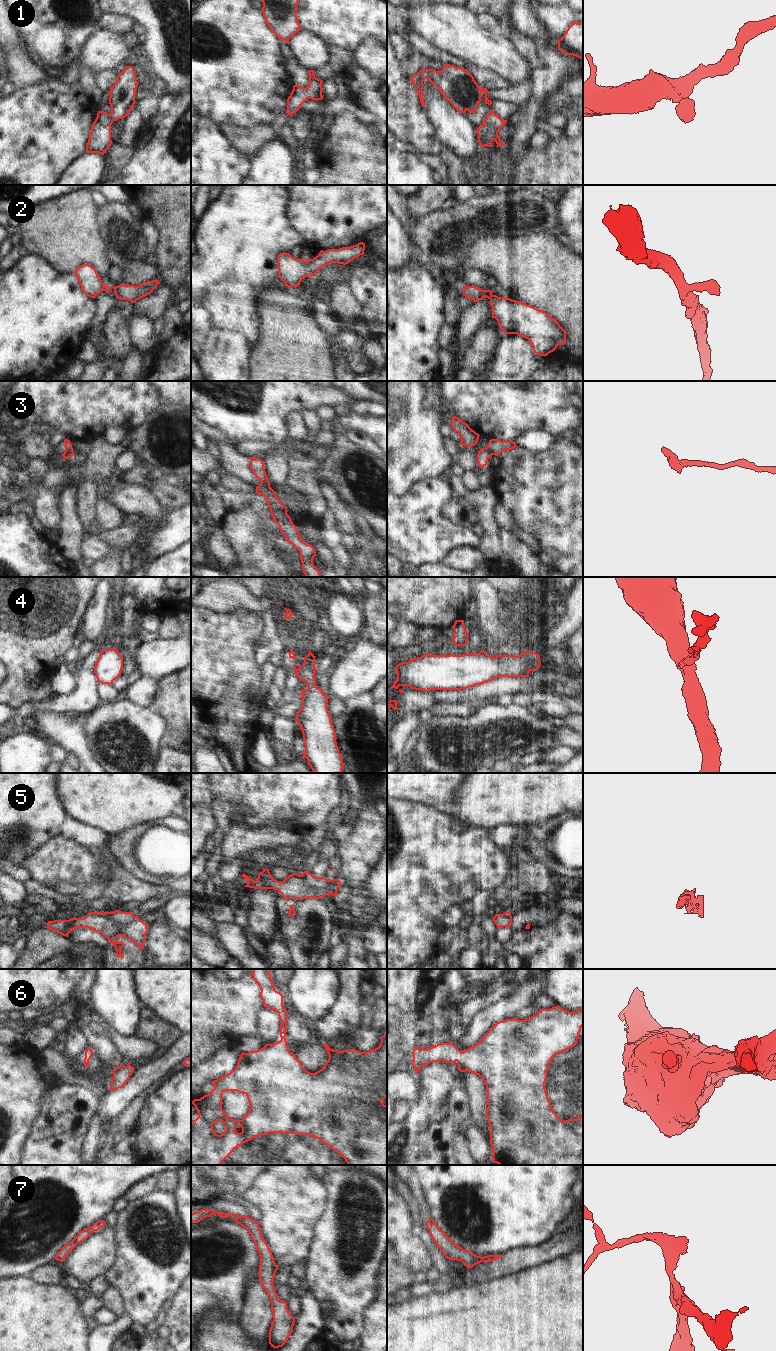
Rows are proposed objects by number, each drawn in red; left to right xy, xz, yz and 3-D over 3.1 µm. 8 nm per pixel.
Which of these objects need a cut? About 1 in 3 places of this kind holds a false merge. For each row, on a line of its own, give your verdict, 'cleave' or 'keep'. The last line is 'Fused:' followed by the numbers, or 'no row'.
1: keep
2: keep
3: cleave
4: cleave
5: keep
6: keep
7: keep
Fused: 3, 4

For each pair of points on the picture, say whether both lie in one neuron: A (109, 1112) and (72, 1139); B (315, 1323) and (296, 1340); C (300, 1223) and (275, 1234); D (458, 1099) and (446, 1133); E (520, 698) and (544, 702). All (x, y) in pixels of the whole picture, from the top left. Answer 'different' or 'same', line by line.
A: different
B: same
C: same
D: same
E: different

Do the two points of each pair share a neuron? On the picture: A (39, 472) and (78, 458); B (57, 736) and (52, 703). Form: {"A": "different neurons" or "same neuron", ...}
{"A": "different neurons", "B": "different neurons"}

